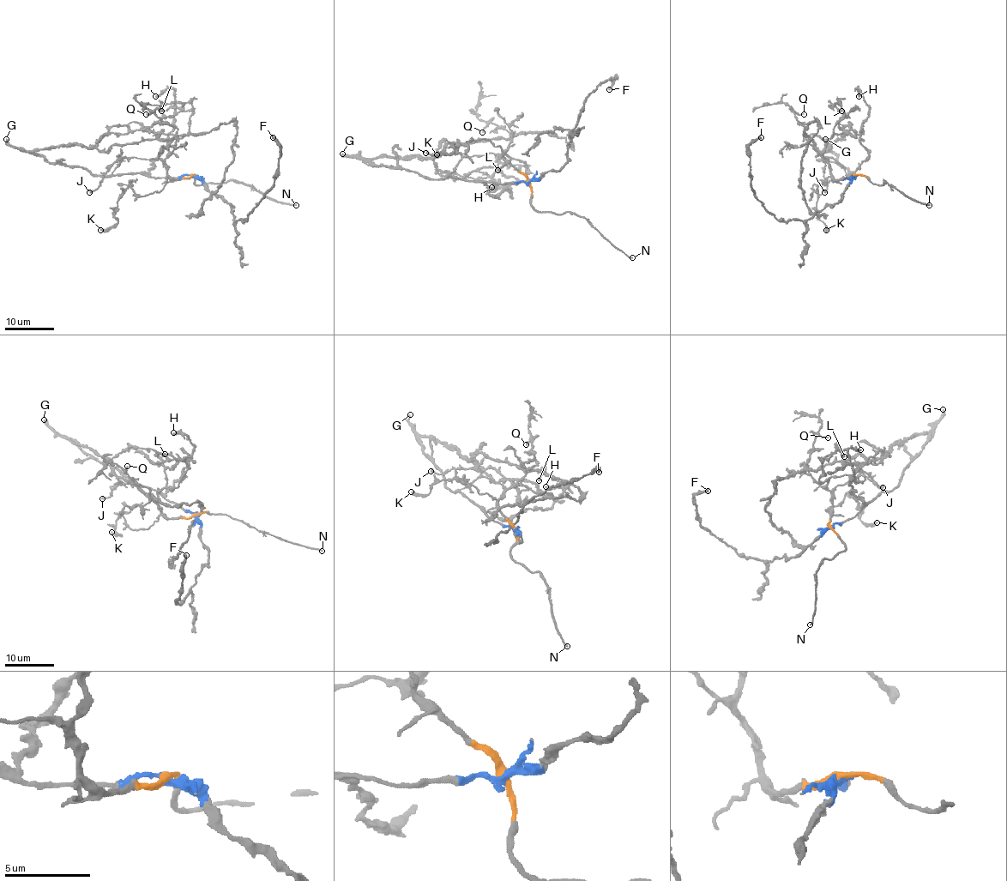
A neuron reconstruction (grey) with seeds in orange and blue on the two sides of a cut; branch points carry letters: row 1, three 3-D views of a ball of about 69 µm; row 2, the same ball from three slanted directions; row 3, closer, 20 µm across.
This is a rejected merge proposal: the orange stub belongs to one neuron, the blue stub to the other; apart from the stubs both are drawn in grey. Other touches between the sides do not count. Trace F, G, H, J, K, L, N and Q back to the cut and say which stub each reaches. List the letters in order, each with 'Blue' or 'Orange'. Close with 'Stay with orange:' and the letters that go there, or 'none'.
F: Blue
G: Blue
H: Blue
J: Orange
K: Orange
L: Orange
N: Orange
Q: Orange
Stay with orange: J, K, L, N, Q

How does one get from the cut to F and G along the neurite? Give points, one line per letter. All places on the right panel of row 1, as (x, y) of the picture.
F: (853, 176), (833, 205), (804, 220), (778, 220), (751, 185), (749, 146), (761, 137)
G: (853, 176), (855, 177), (853, 173), (847, 174), (825, 138)

